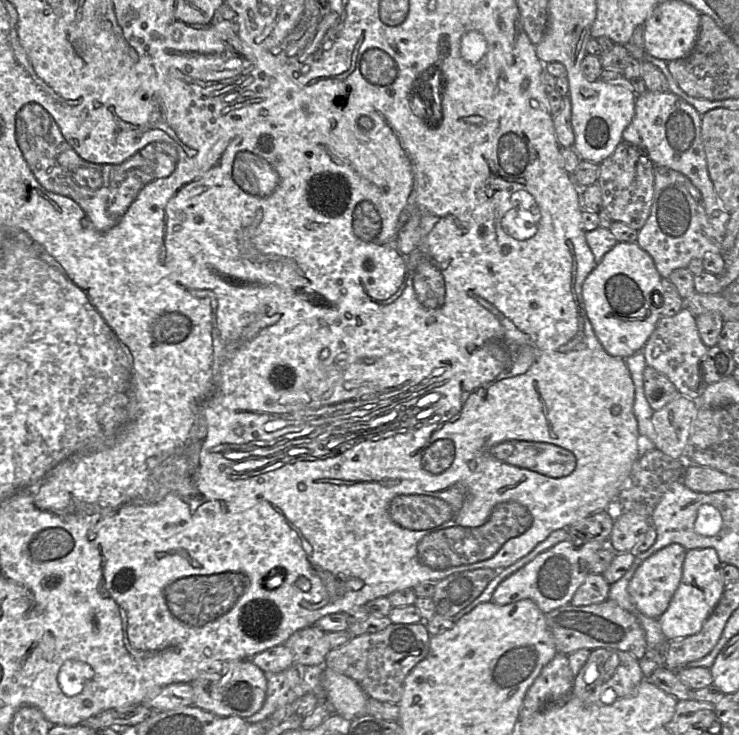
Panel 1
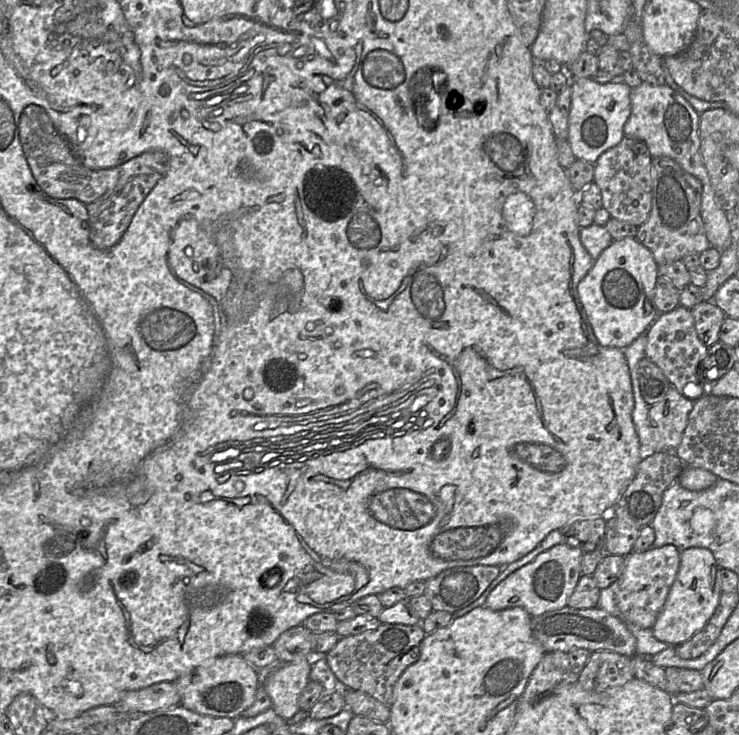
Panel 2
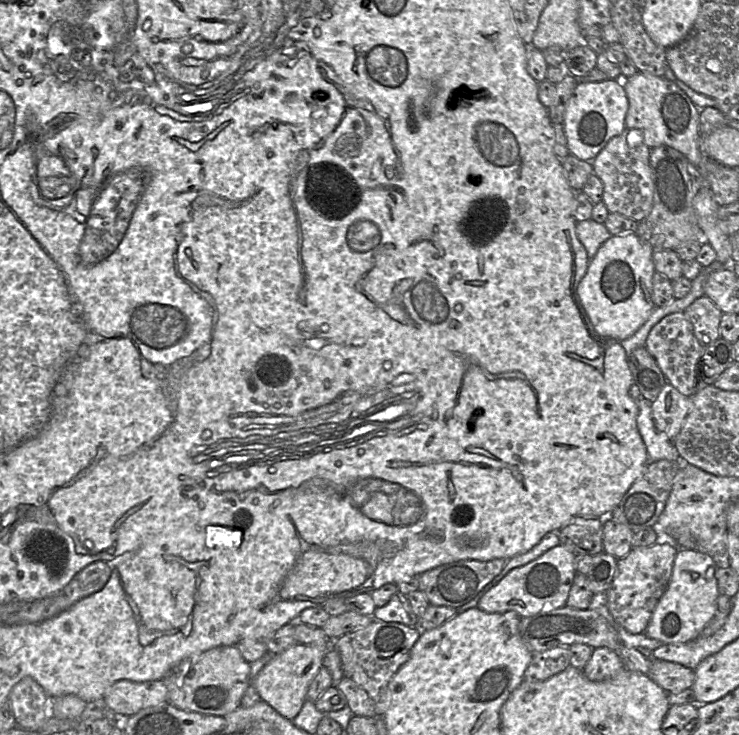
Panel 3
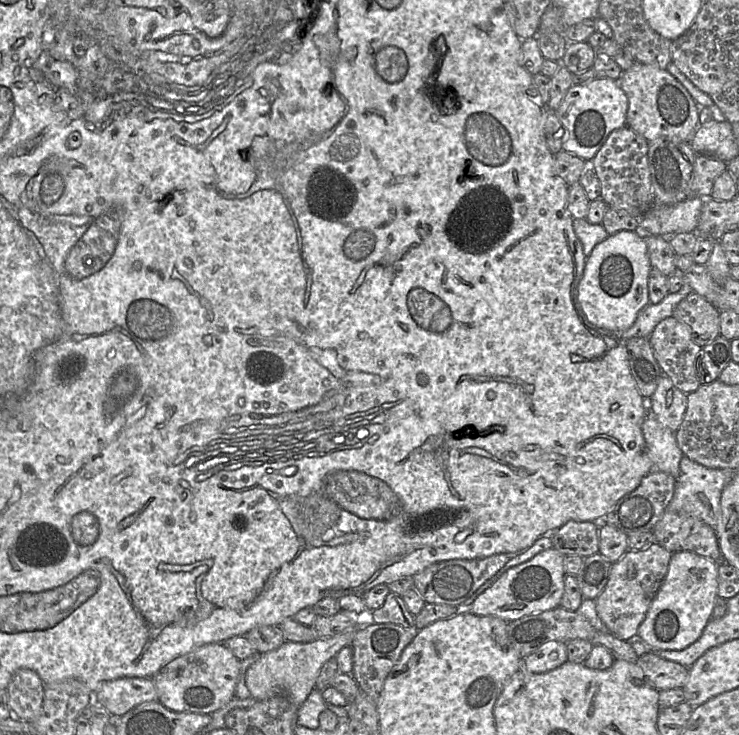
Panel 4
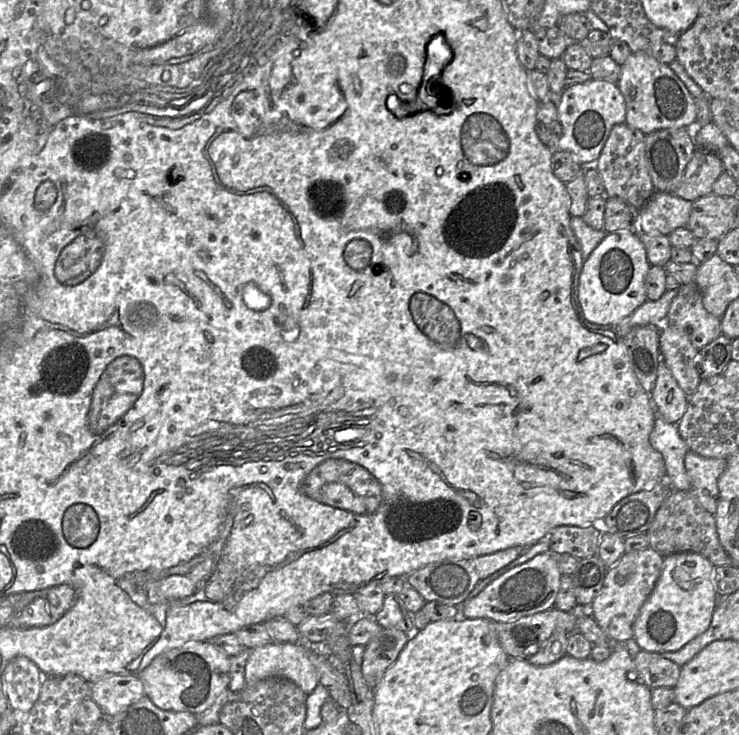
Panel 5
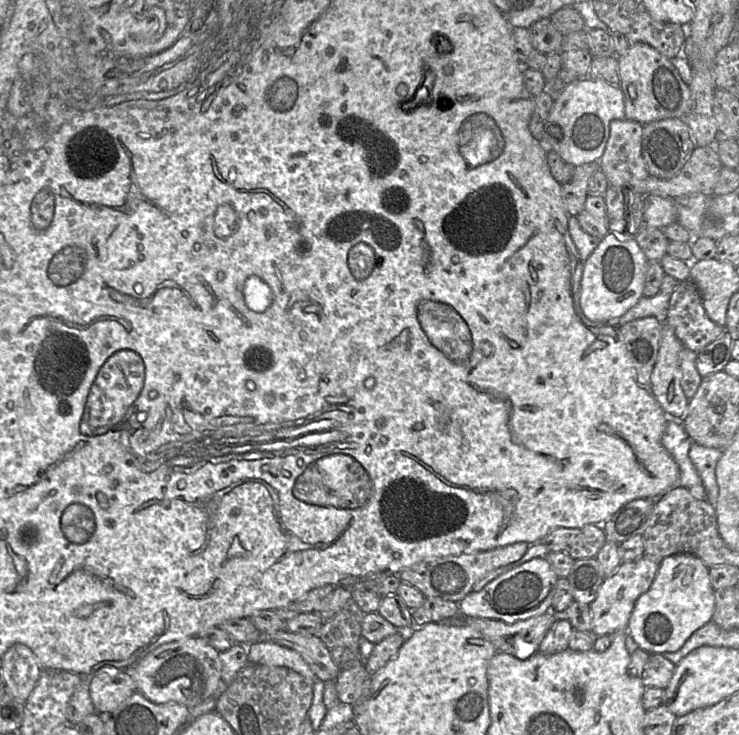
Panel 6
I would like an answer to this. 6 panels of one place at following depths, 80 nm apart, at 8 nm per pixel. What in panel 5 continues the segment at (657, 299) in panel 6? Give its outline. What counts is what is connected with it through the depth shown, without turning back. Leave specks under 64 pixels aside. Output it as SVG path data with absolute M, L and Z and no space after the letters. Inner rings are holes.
M678 289L667 290L661 298L656 301L647 299L621 322L604 327L612 328L620 337L626 335L635 326L652 324L661 327L661 325L665 324L669 307L677 293Z

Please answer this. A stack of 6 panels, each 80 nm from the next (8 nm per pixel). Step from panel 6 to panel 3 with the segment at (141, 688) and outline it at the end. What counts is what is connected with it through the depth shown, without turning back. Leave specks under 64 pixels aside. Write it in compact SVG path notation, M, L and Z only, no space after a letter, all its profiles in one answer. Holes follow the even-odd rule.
M219 646L182 659L162 681L168 689L168 702L175 707L224 717L242 707L242 698L251 684L250 665L236 646Z

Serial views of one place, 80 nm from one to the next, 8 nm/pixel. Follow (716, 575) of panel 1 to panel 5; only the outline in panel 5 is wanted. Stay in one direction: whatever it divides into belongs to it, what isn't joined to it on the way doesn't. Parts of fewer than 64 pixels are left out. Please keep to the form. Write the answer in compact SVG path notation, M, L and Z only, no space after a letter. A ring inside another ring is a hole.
M694 552L664 557L655 587L634 621L633 637L641 649L654 653L675 652L707 630L717 607L714 568L707 558Z

